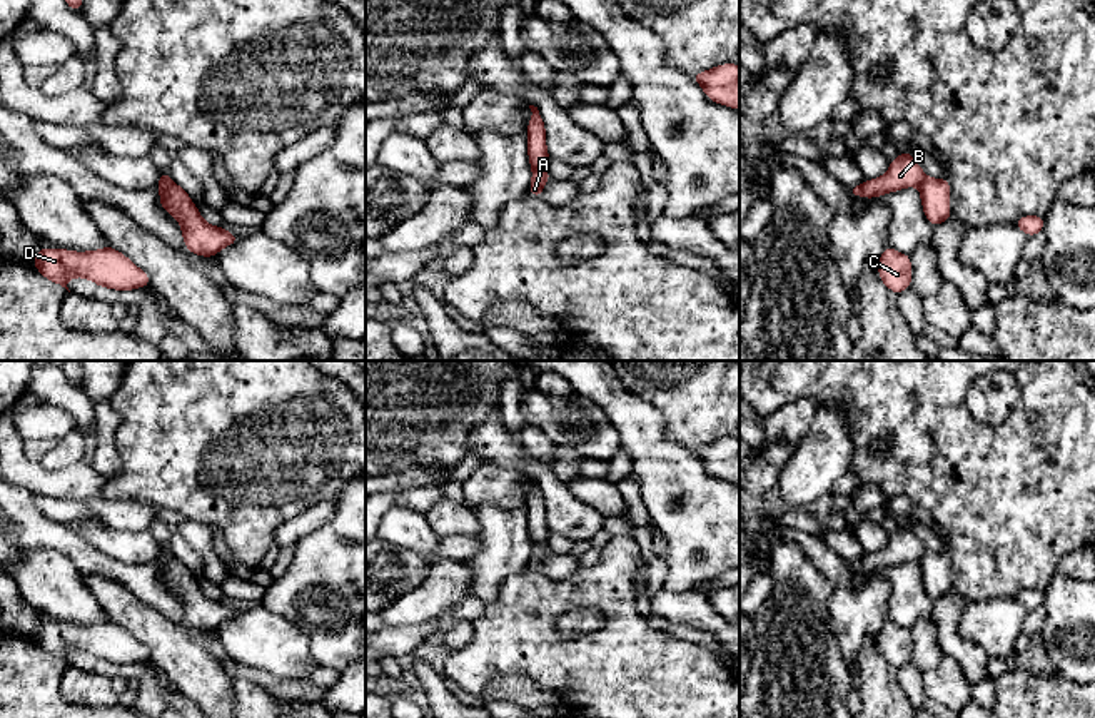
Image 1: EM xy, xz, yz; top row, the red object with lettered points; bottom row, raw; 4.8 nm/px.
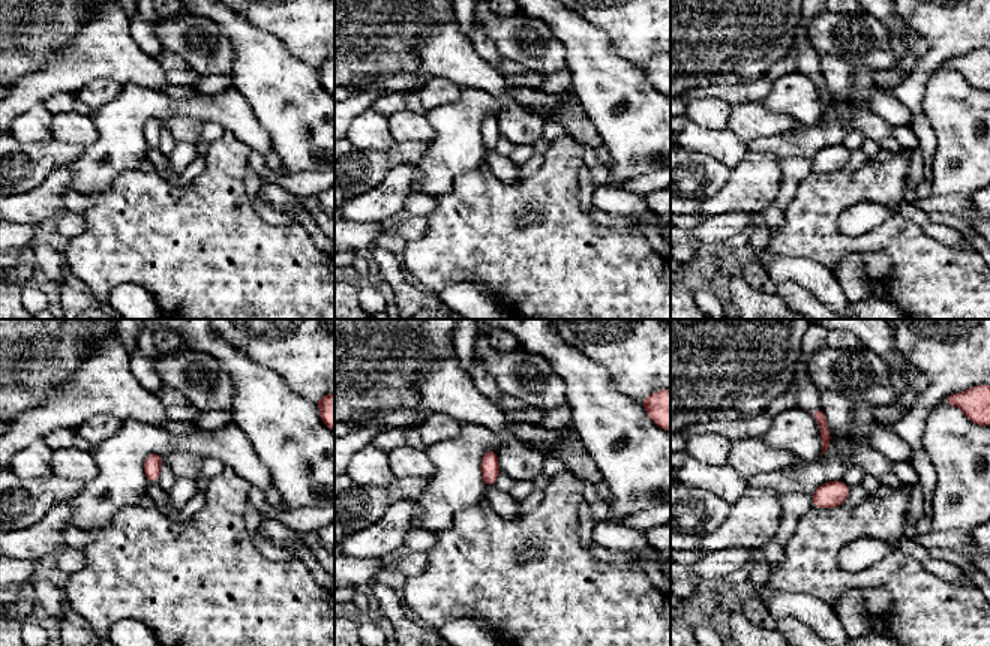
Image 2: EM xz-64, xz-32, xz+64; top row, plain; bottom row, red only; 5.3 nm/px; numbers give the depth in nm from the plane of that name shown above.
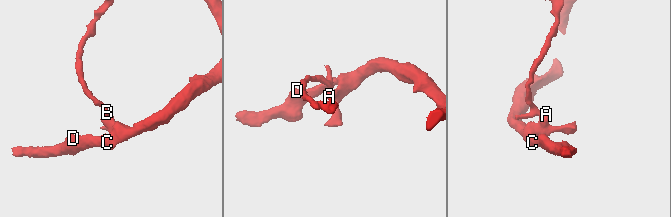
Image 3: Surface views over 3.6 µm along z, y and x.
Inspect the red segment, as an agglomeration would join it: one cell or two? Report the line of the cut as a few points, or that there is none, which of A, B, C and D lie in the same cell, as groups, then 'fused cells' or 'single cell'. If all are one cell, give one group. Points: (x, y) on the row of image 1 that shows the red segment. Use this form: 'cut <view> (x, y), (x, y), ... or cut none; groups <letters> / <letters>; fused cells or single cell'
cut xz (544, 169), (533, 171); groups A C D / B; fused cells

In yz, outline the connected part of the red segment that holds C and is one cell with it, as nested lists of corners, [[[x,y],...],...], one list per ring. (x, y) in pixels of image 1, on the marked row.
[[[886,247],[878,260],[878,274],[881,282],[895,294],[910,289],[911,259],[893,247]]]

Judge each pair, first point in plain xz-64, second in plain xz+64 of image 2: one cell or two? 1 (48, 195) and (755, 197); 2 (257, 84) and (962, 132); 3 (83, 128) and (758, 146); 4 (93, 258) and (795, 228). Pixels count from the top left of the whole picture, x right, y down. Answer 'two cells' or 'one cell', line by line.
1: one cell
2: one cell
3: two cells
4: one cell

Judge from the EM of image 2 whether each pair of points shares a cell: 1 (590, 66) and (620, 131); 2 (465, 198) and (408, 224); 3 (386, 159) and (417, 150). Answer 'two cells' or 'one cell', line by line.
1: one cell
2: two cells
3: one cell

